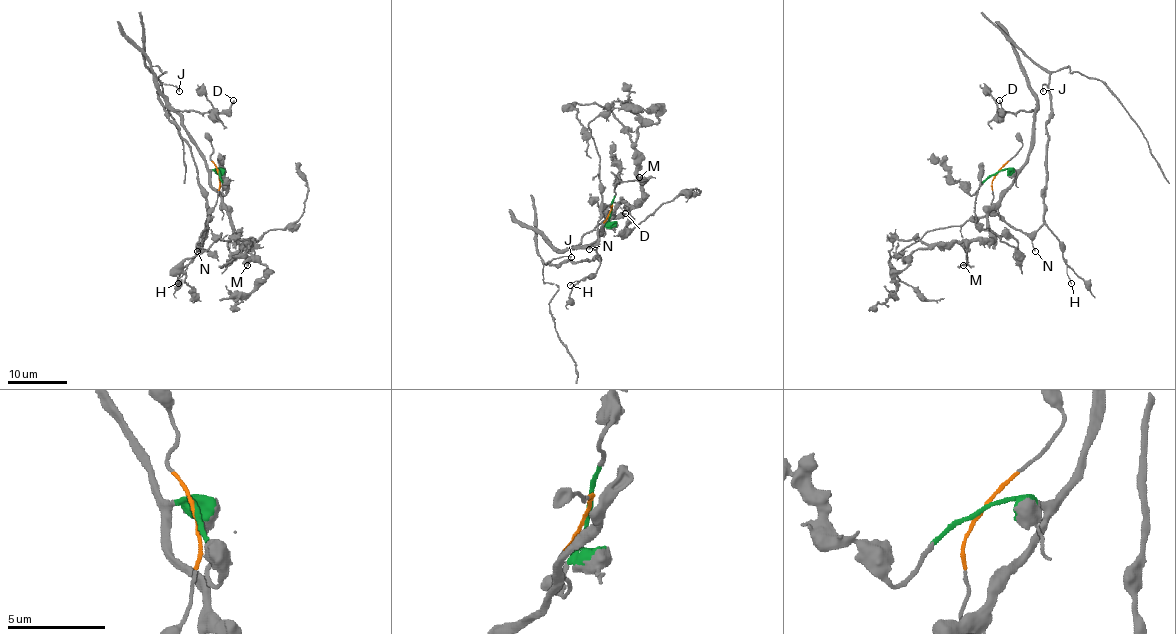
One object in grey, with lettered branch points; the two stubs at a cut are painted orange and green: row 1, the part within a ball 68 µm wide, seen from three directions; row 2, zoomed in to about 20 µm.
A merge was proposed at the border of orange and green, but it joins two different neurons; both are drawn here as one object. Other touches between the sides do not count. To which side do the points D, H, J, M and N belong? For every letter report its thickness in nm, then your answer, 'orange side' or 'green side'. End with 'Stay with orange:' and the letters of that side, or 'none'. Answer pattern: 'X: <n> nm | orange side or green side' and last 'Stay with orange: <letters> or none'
D: 190 nm | green side
H: 90 nm | orange side
J: 160 nm | orange side
M: 150 nm | green side
N: 100 nm | orange side
Stay with orange: H, J, N

